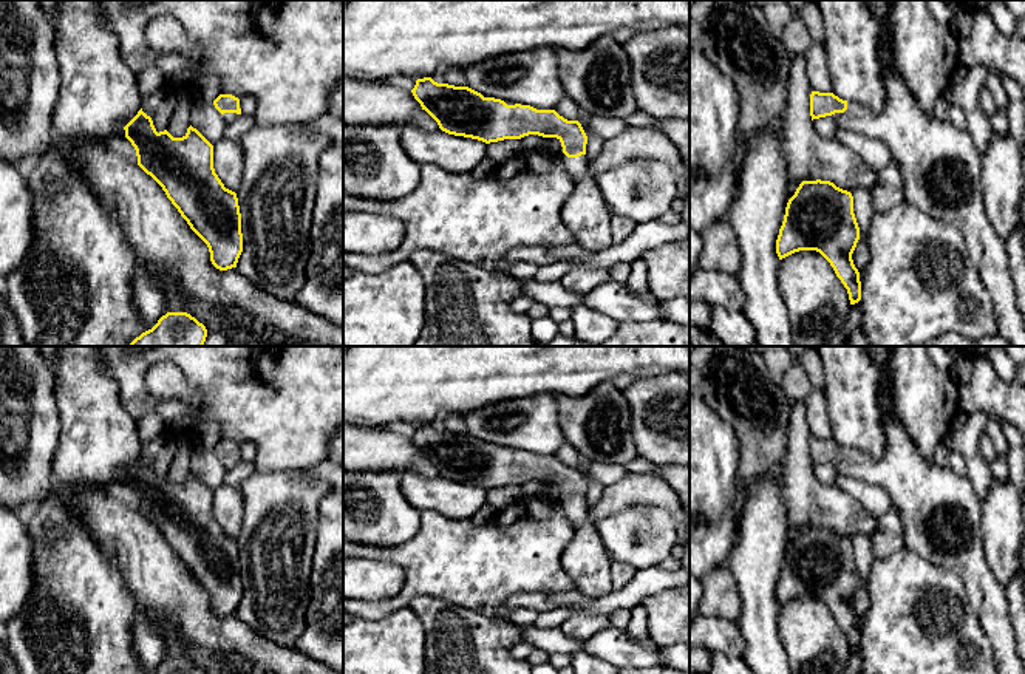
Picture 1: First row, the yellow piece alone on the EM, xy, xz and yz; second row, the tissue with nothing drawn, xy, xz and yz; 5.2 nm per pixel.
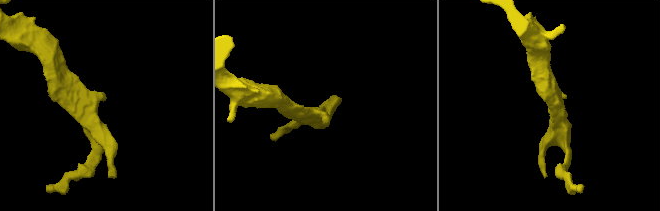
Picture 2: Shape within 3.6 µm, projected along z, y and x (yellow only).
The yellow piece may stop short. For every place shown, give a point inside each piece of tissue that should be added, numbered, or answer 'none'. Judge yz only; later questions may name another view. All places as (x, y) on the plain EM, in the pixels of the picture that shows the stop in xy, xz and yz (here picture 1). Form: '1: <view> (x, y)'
1: yz (940, 510)

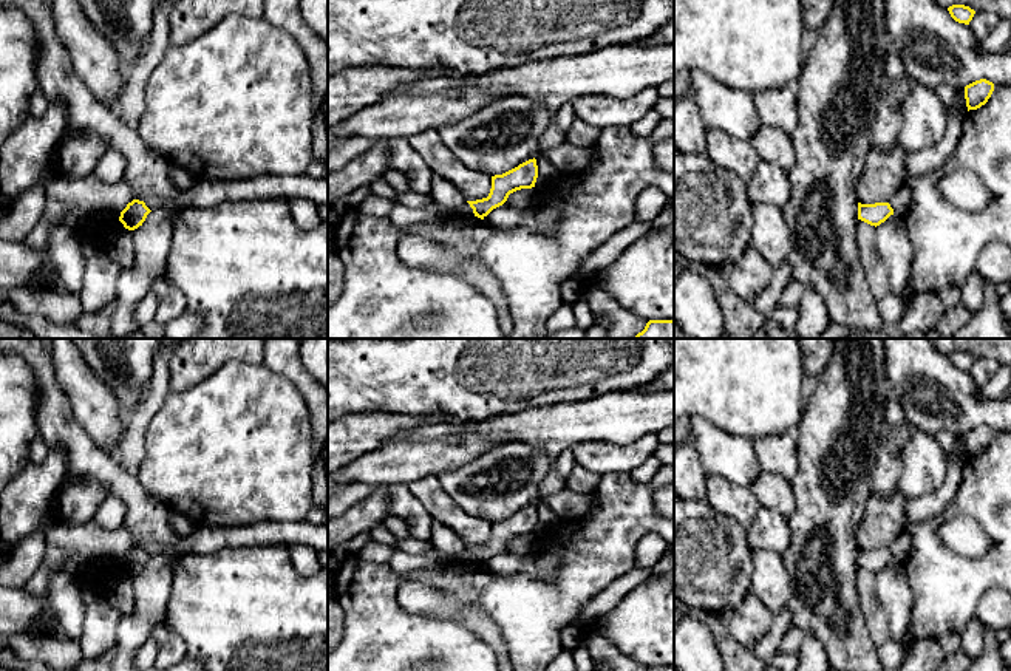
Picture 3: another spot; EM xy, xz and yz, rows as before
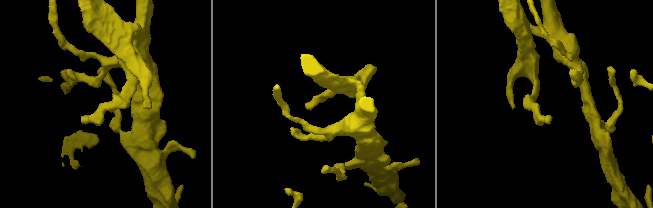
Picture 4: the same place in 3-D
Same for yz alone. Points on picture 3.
none

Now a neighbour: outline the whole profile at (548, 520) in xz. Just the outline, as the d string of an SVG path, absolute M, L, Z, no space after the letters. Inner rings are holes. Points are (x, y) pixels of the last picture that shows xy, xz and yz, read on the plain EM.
M540 498L536 502L538 524L535 535L544 536L552 532L561 519L553 513L553 510L546 504L546 498Z

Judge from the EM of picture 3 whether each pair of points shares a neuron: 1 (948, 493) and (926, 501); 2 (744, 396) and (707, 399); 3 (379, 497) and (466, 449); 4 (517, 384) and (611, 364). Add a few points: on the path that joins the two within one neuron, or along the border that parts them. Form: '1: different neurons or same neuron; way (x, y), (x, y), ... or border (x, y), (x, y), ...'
1: same neuron; way (943, 497), (939, 501), (931, 501)
2: same neuron; way (735, 396), (716, 396)
3: different neurons; border (387, 486), (376, 487)
4: same neuron; way (540, 364), (588, 364)

